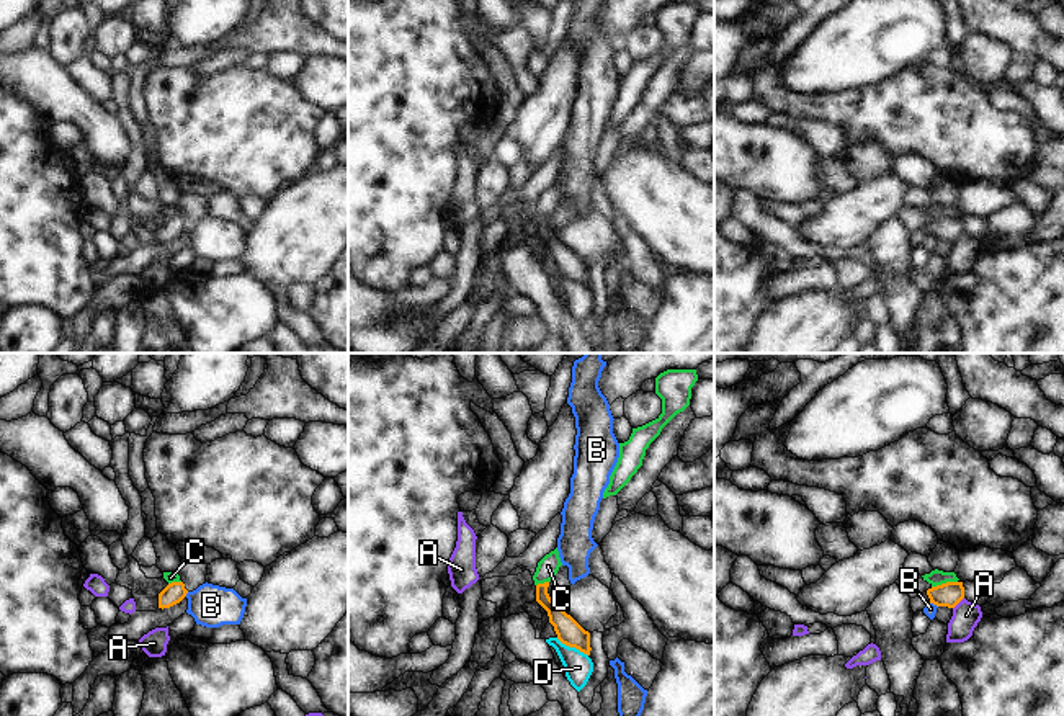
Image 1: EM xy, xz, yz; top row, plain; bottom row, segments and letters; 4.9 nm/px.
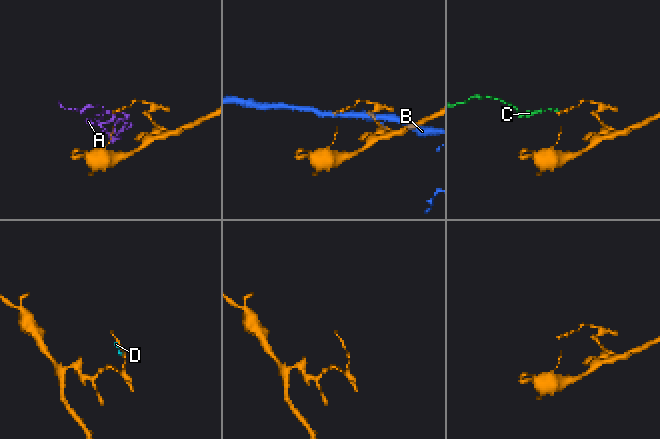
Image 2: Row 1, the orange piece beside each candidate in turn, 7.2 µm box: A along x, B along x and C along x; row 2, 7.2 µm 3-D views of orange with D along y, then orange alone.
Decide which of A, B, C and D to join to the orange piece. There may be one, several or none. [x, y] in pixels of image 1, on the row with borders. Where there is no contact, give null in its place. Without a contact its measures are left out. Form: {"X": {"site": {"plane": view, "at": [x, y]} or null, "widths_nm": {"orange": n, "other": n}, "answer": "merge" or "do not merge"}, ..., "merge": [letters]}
{"A": {"site": {"plane": "yz", "at": [958, 602]}, "widths_nm": {"orange": 120, "other": 140}, "answer": "do not merge"}, "B": {"site": {"plane": "xy", "at": [187, 592]}, "widths_nm": {"orange": 100, "other": 200}, "answer": "do not merge"}, "C": {"site": {"plane": "yz", "at": [943, 584]}, "widths_nm": {"orange": 120, "other": 80}, "answer": "do not merge"}, "D": {"site": {"plane": "xz", "at": [572, 646]}, "widths_nm": {"orange": 120, "other": 140}, "answer": "do not merge"}, "merge": []}

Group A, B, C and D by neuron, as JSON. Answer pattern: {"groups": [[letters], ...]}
{"groups": [["A"], ["B"], ["C", "D"]]}

